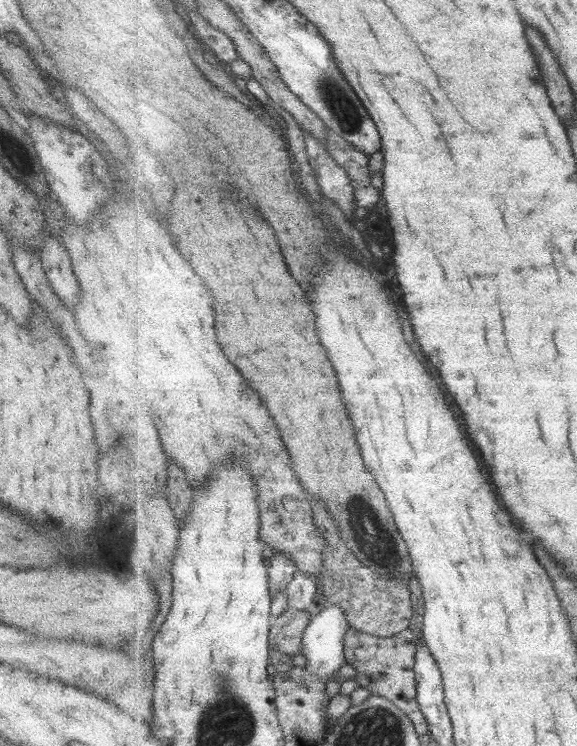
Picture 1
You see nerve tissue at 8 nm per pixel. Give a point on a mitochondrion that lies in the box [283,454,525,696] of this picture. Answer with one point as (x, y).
(368, 529)

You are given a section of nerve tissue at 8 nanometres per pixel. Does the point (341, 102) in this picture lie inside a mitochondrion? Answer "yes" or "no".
yes

